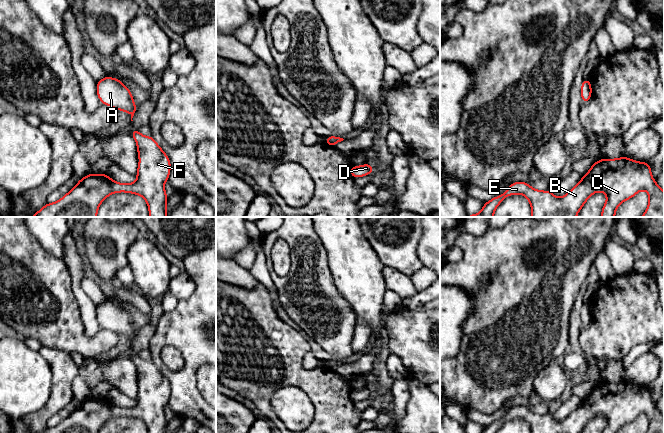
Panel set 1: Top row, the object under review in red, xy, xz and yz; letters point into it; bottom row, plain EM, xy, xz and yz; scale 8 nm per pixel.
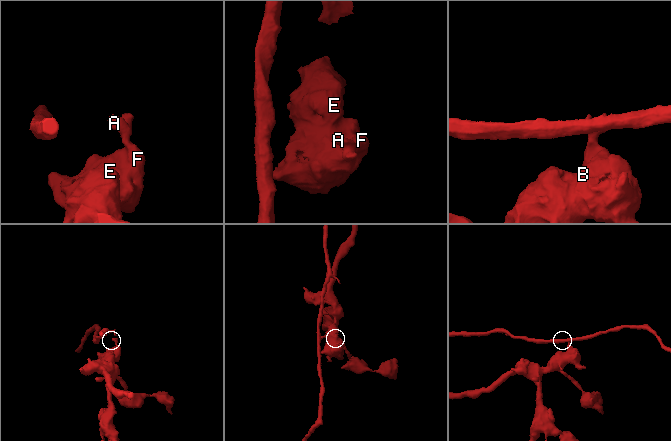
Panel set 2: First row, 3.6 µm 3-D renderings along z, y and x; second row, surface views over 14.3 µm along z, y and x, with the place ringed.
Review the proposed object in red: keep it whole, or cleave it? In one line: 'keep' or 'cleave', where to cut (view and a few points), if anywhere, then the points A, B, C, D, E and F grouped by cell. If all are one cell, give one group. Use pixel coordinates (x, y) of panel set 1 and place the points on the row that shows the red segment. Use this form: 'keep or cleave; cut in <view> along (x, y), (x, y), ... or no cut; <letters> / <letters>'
keep; no cut; A B C D E F

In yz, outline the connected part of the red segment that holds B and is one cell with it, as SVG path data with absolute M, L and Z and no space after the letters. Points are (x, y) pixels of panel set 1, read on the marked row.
M626 156L603 158L593 162L581 181L561 198L550 190L539 191L526 182L513 182L503 194L485 202L479 214L466 217L493 217L498 205L514 194L524 195L529 200L531 217L576 217L587 199L598 191L607 196L601 217L615 217L617 207L641 190L649 194L648 207L641 217L664 217L664 191L652 178L649 163Z

